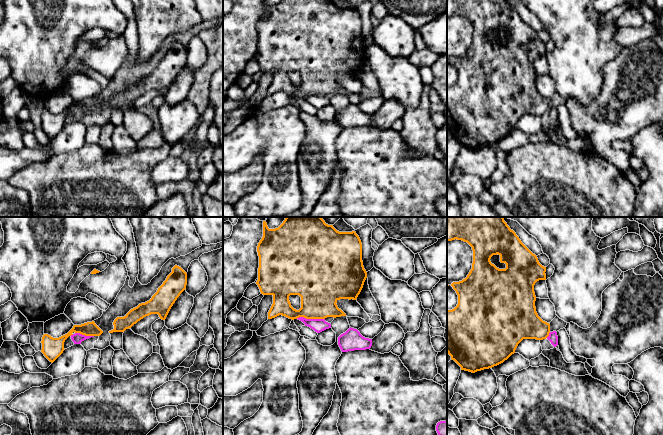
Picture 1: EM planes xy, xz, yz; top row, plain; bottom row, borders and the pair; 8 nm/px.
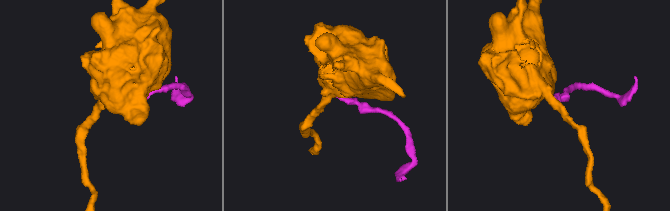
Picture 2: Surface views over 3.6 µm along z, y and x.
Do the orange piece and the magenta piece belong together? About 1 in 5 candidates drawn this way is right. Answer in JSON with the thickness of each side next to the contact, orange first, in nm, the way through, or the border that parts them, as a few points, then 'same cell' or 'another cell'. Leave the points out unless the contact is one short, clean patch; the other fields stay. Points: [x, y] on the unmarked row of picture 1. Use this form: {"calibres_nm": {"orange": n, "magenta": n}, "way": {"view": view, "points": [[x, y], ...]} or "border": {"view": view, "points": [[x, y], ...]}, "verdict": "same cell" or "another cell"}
{"calibres_nm": {"orange": 320, "magenta": 110}, "border": {"view": "xz", "points": [[296, 94], [324, 95]]}, "verdict": "another cell"}

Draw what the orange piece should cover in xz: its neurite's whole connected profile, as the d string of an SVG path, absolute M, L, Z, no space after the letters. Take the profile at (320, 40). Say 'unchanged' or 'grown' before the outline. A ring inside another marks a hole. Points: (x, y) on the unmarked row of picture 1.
unchanged; M263 0L263 13L258 19L257 28L259 32L259 44L258 44L258 56L256 60L258 61L261 70L272 71L273 80L268 88L268 95L275 94L279 91L285 92L289 95L297 95L299 93L304 93L306 95L325 95L327 93L341 93L346 92L346 90L338 84L337 77L340 75L353 75L356 76L360 70L364 58L367 54L367 48L364 45L362 37L362 19L359 12L355 7L352 8L339 8L333 1L328 0L281 0L278 4L269 5L267 0ZM290 71L299 71L301 73L301 84L299 86L294 85L289 77Z

